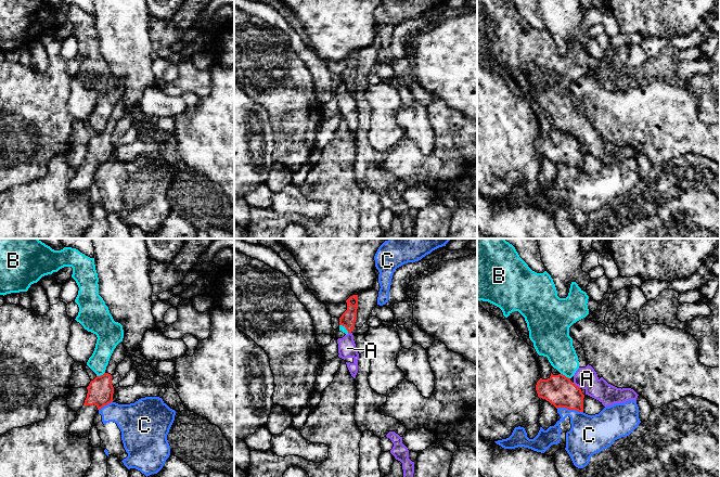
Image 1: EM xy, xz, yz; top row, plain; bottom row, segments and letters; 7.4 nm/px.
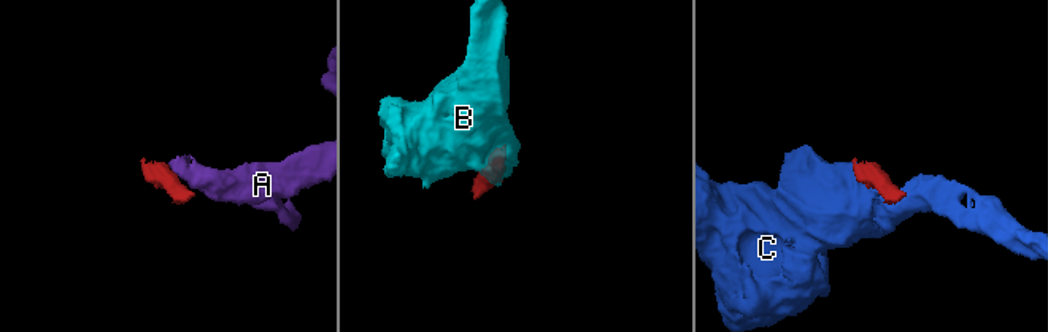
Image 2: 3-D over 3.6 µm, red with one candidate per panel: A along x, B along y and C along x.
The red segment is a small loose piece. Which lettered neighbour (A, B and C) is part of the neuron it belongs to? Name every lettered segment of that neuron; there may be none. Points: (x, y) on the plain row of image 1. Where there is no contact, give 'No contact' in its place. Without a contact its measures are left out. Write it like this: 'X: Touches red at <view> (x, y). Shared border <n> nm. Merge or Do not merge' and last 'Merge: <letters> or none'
A: Touches red at yz (575, 142). Shared border 70 nm. Do not merge
B: Touches red at yz (564, 132). Shared border 80 nm. Do not merge
C: Touches red at yz (569, 166). Shared border 200 nm. Do not merge
Merge: none

